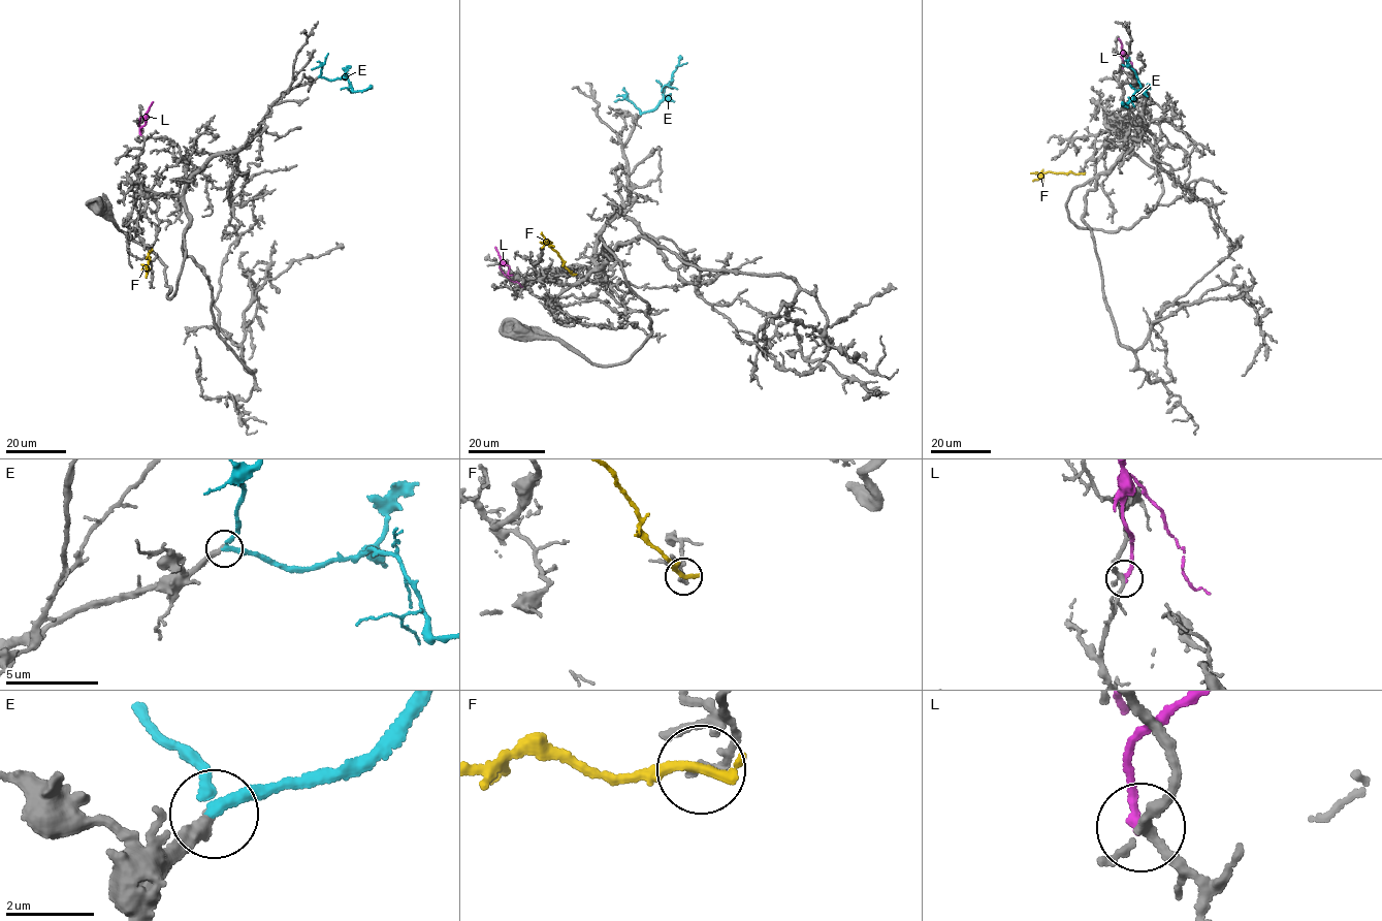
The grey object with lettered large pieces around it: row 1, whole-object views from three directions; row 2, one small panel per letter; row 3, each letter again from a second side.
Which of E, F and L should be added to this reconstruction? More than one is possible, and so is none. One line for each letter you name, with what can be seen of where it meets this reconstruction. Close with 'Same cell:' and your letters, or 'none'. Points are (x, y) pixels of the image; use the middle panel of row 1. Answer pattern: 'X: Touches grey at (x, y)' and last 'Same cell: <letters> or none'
E: Touches grey at (641, 114)
Same cell: E

